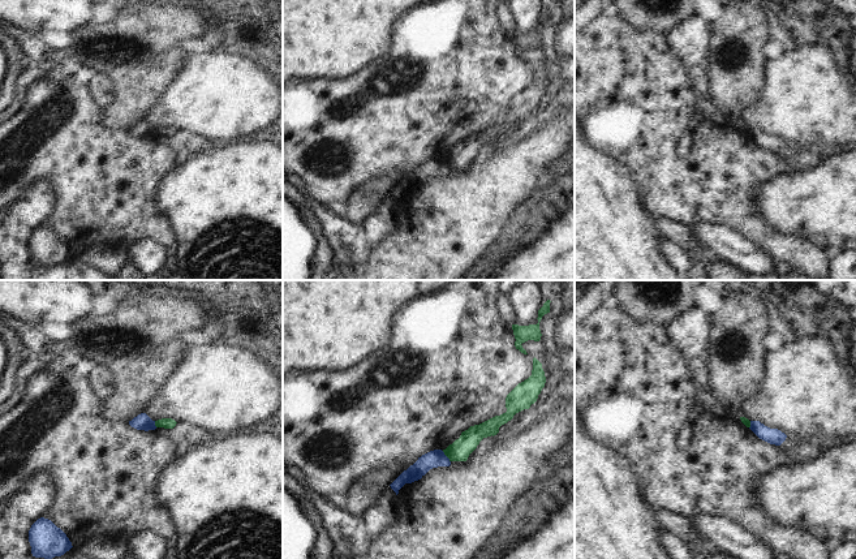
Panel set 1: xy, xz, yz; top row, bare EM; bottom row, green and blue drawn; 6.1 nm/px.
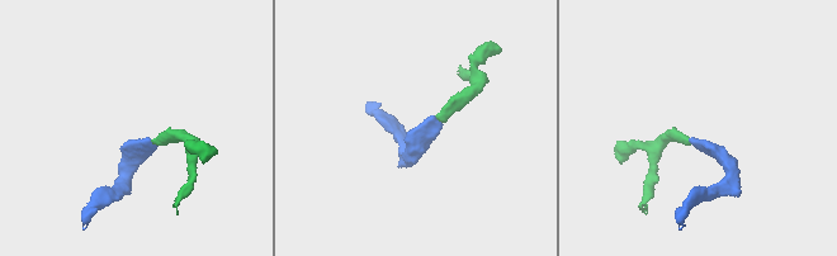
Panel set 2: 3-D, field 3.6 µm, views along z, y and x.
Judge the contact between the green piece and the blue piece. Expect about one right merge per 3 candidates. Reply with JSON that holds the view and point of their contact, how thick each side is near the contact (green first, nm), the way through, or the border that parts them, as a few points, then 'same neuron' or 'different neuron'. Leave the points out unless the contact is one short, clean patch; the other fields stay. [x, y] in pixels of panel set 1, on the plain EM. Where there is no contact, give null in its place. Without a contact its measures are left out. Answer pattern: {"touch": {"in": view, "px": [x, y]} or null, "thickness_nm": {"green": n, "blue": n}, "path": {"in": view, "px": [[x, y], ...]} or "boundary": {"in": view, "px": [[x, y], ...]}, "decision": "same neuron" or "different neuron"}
{"touch": {"in": "xz", "px": [446, 163]}, "thickness_nm": {"green": 130, "blue": 110}, "boundary": {"in": "xz", "px": [[442, 159], [450, 170]]}, "decision": "different neuron"}

